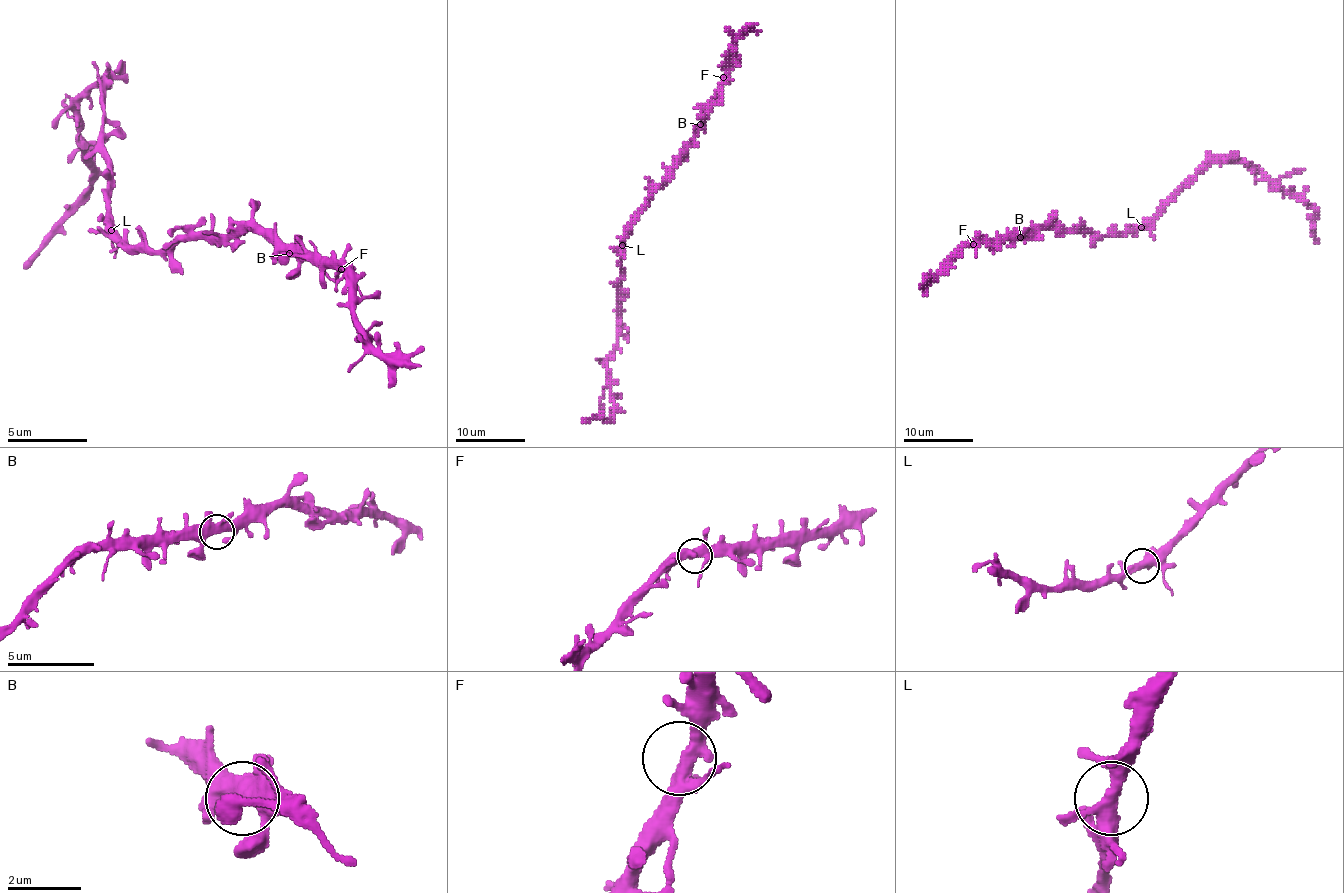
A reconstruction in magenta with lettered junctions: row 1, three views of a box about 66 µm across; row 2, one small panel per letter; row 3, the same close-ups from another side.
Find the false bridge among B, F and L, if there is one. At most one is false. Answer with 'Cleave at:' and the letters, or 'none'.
Cleave at: none

